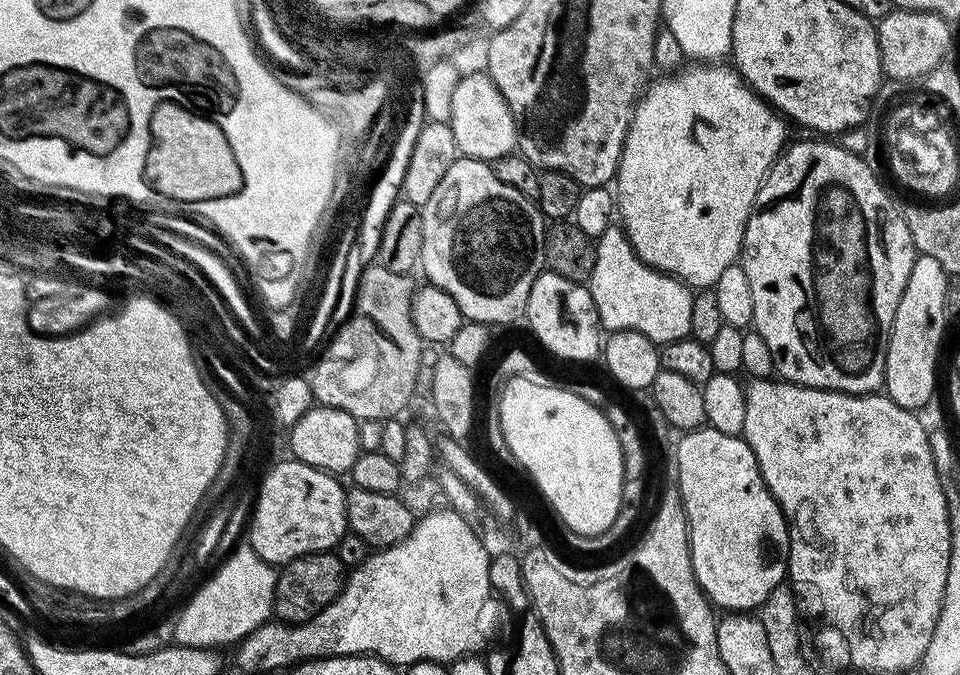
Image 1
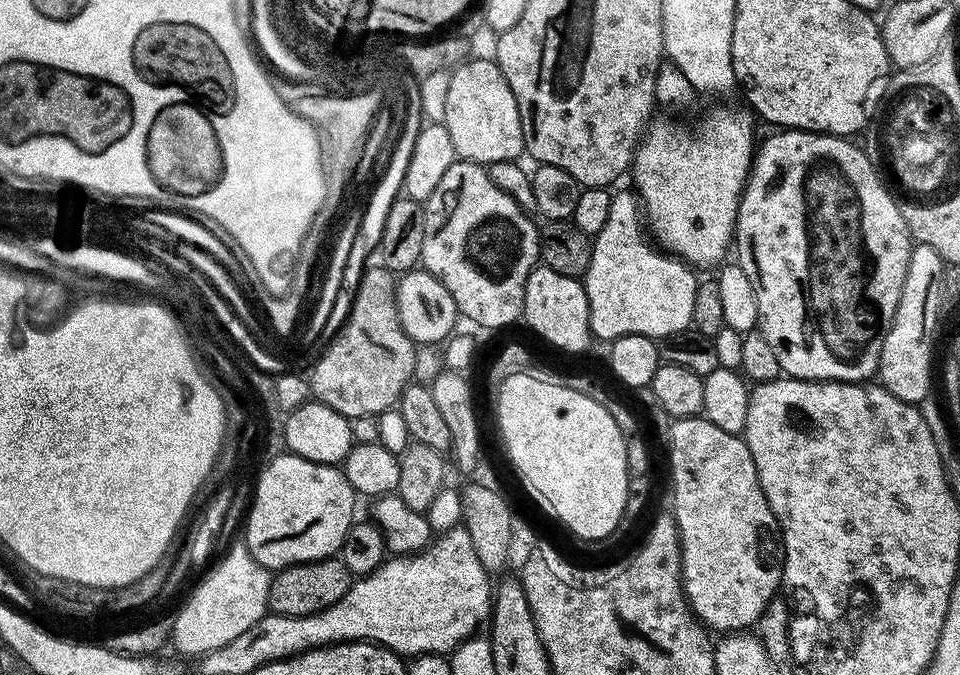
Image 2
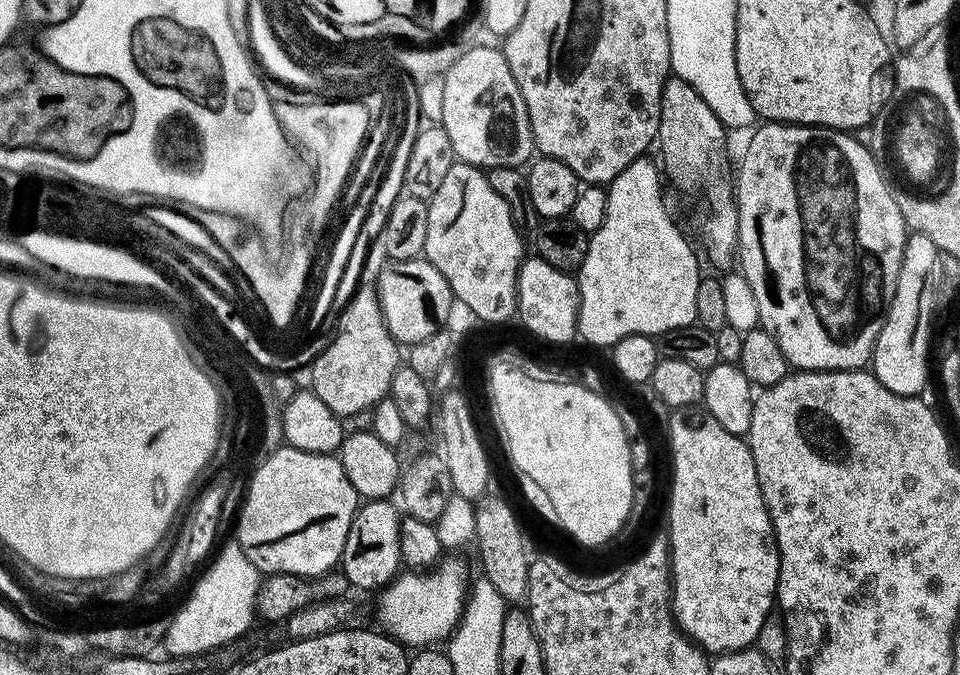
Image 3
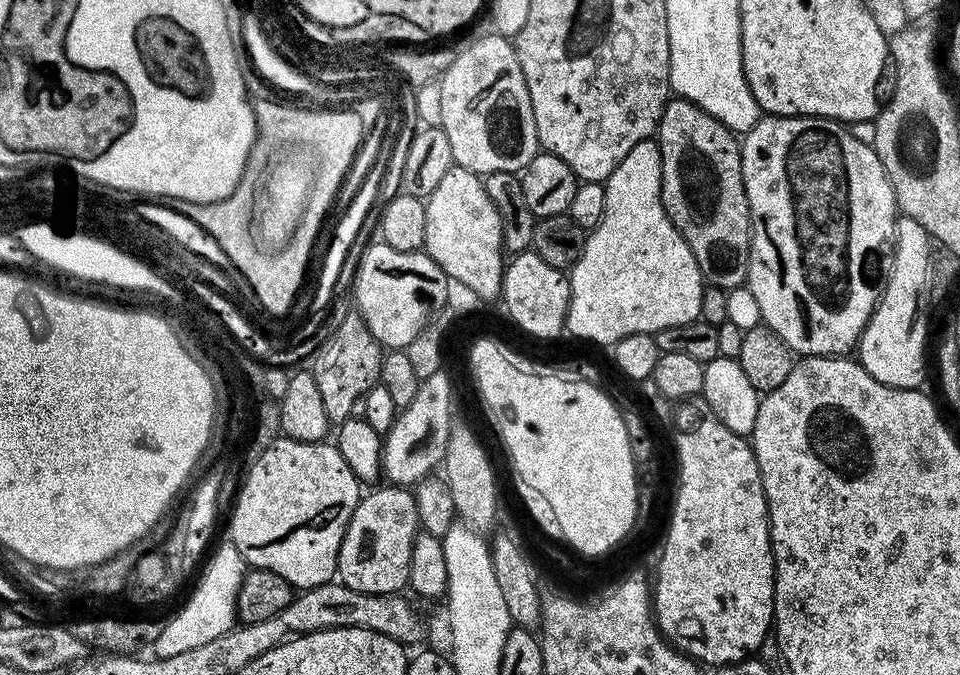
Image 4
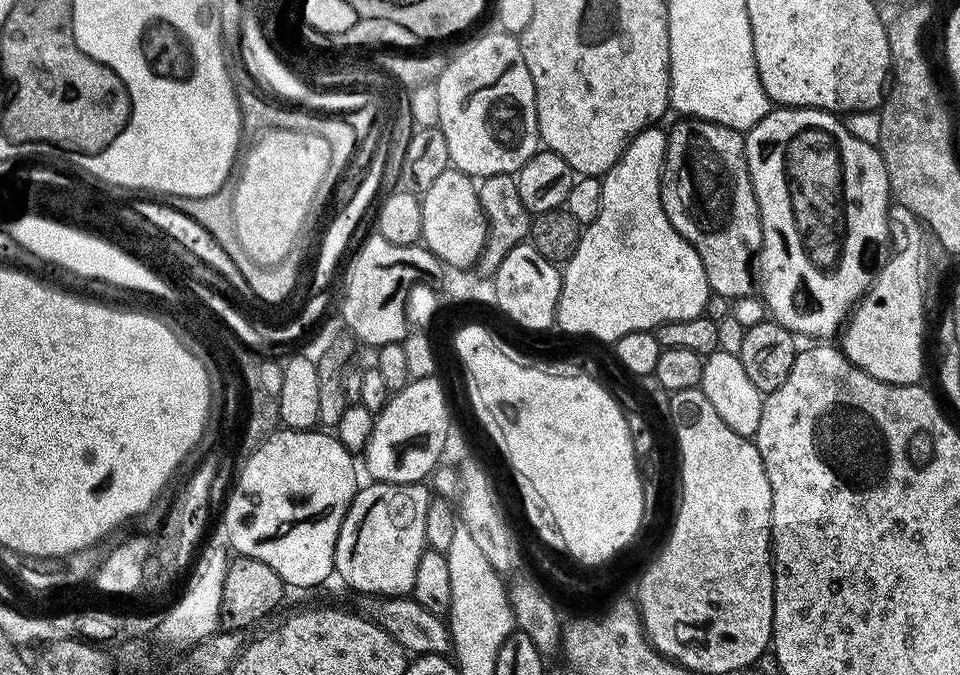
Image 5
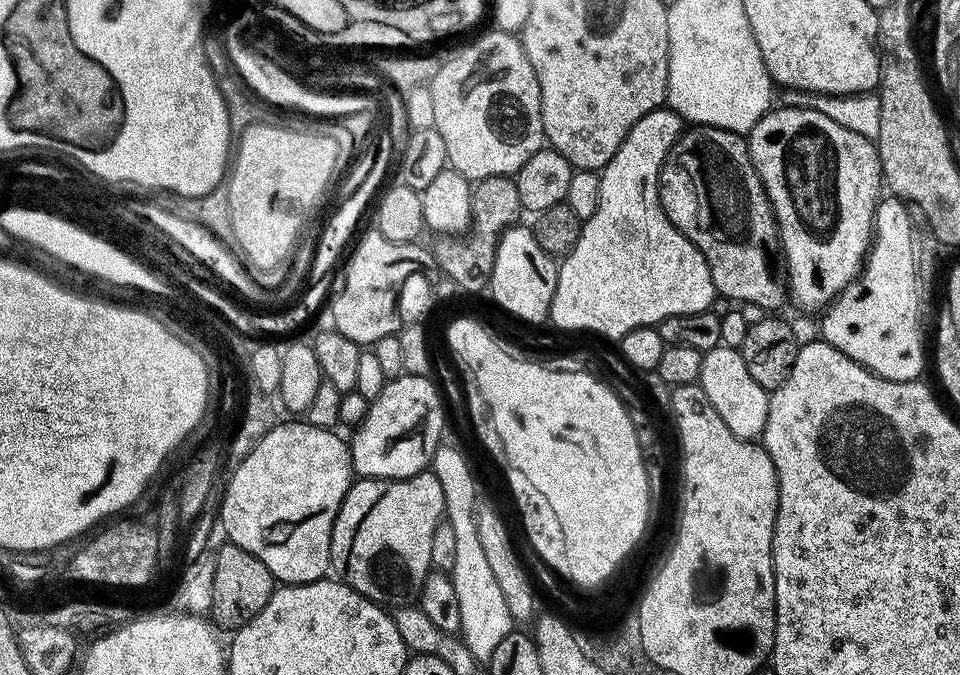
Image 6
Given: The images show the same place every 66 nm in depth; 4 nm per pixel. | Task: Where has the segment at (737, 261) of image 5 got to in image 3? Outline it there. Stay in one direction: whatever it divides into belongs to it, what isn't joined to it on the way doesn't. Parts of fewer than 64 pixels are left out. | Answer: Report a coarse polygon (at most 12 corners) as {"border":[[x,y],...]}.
{"border":[[675,74],[660,95],[662,172],[704,252],[738,256],[724,123]]}

